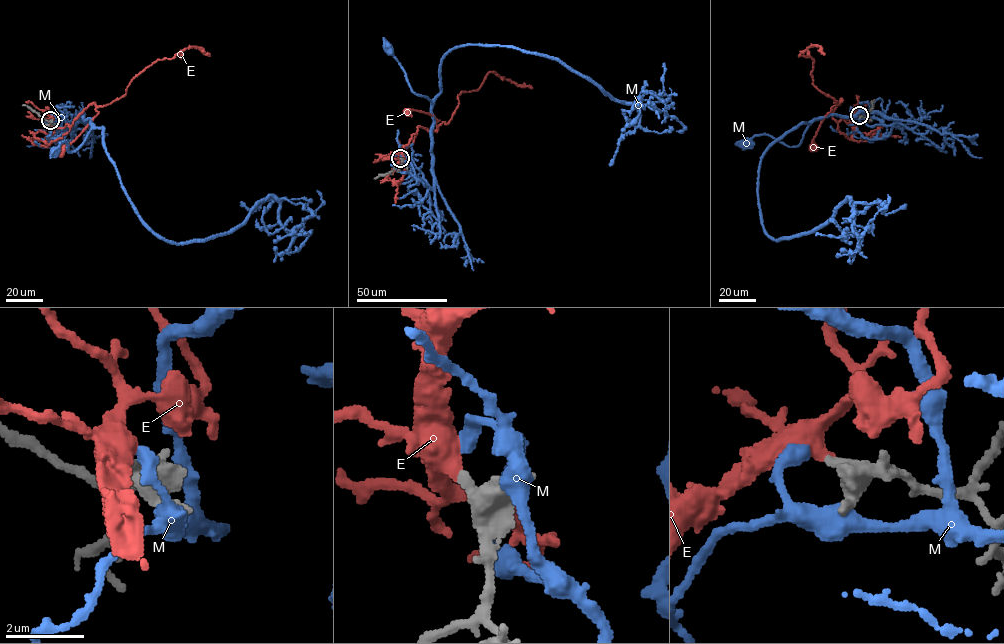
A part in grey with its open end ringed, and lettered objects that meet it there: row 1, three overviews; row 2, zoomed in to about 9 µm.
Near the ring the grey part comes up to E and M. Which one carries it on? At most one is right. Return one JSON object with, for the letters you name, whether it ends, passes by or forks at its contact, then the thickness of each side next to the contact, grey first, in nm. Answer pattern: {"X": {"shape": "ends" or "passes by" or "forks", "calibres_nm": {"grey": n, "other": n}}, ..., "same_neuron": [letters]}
{"E": {"shape": "passes by", "calibres_nm": {"grey": 380, "other": 440}}, "same_neuron": ["E"]}

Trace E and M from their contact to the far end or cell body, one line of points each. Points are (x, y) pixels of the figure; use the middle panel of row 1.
E: (400, 158), (400, 151), (412, 144), (417, 127), (437, 131), (439, 120), (416, 110), (407, 112)
M: (403, 158), (409, 173), (433, 188), (432, 104), (426, 97), (412, 90), (405, 73), (387, 49)

